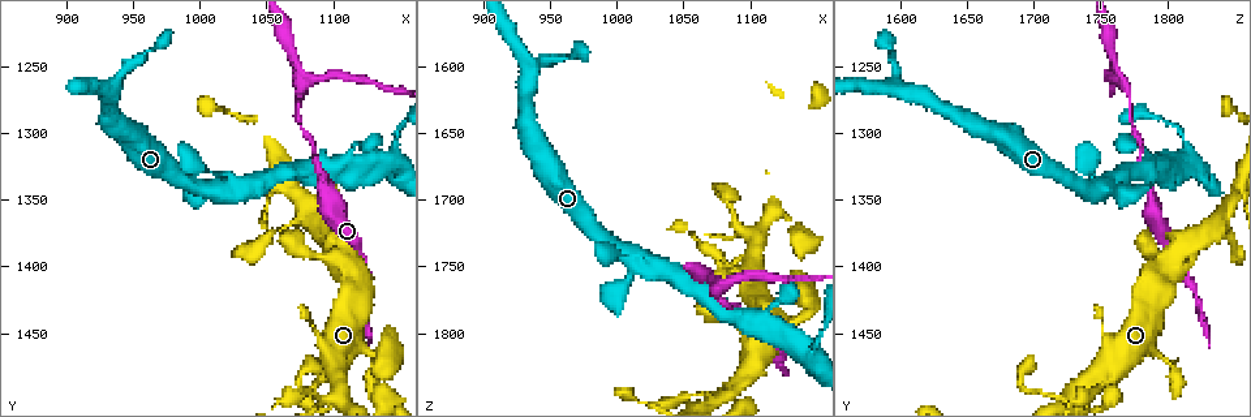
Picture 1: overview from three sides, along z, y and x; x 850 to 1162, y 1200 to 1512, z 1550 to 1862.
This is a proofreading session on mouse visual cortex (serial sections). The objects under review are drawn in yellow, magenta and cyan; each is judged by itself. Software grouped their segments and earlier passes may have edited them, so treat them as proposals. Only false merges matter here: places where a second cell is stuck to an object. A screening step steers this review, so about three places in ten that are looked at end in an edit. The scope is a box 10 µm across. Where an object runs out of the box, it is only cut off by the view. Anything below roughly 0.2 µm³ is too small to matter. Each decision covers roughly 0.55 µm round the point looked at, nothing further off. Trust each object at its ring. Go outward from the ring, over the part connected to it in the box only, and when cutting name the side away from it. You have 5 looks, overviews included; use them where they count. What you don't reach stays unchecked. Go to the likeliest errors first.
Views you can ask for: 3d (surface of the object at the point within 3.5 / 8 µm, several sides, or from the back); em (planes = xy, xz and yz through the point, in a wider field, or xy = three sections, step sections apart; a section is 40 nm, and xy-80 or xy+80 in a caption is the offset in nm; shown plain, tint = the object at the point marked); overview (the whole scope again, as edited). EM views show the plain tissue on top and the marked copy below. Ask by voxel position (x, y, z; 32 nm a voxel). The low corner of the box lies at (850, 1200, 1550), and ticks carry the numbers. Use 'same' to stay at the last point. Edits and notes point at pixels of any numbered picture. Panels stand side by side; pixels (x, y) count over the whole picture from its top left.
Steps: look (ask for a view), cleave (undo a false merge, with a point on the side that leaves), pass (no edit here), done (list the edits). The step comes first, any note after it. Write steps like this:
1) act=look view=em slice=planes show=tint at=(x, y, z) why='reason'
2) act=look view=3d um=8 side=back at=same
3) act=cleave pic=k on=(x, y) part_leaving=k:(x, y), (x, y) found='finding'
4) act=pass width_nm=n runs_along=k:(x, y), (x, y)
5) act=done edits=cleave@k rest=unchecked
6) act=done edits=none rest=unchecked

act=look view=3d um=8 at=(1094, 1346, 1788) why='sudden change in width'

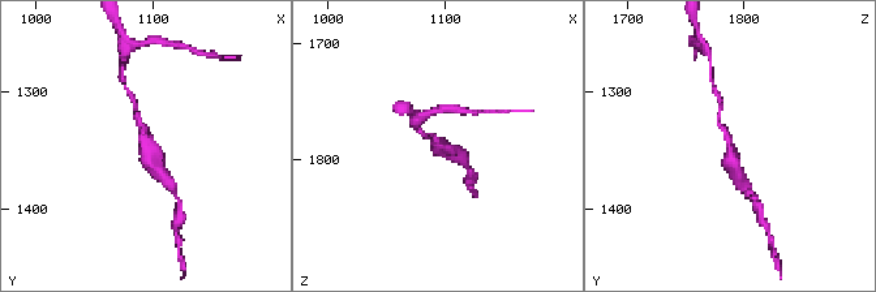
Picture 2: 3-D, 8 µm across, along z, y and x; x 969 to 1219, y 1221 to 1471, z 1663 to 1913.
act=look view=3d um=3.5 at=same

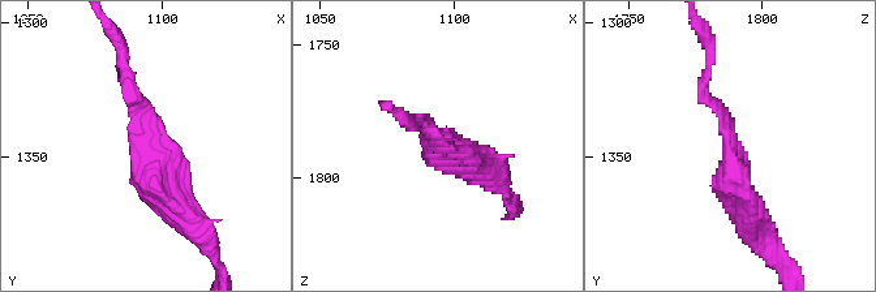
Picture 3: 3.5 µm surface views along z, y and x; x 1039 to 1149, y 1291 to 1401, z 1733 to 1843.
act=look view=em slice=planes show=tint at=(1095, 1346, 1789) arm_widths_nm=150,400 why='now the EM'

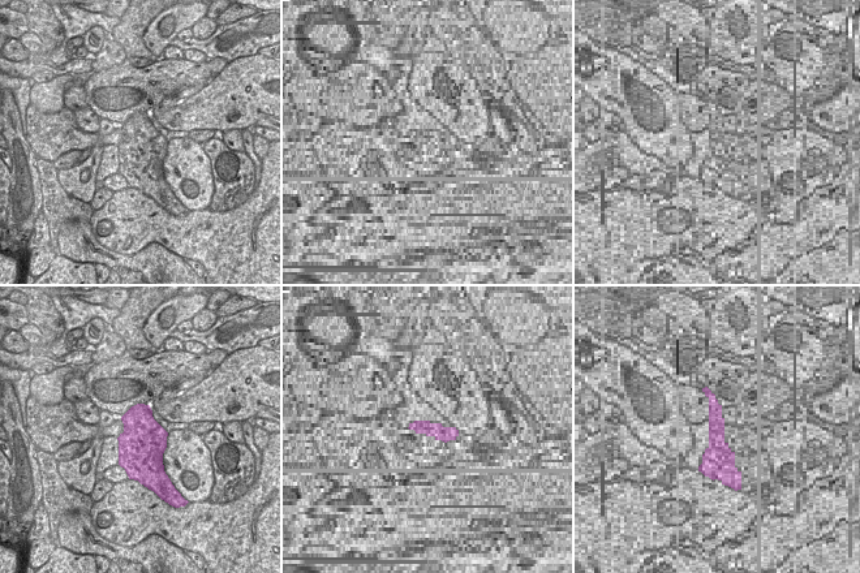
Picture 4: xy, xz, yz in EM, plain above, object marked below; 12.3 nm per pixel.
act=pass runs_along=3:(189, 218), (153, 179), (125, 74) found='one cell here'

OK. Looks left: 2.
act=look view=3d um=3.5 at=(1078, 1268, 1768) why='three arms meet'

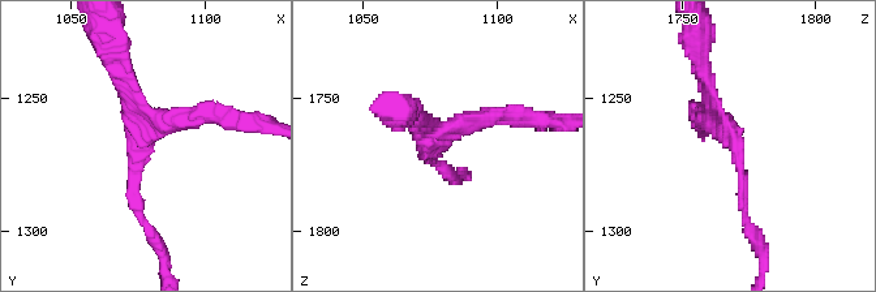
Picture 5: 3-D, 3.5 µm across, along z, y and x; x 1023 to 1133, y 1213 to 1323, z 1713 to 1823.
act=look view=em slice=xy step=1 show=tint at=(1077, 1267, 1770) arms=3 arm_widths_nm=150,150,200 why='shape alone is not enough'

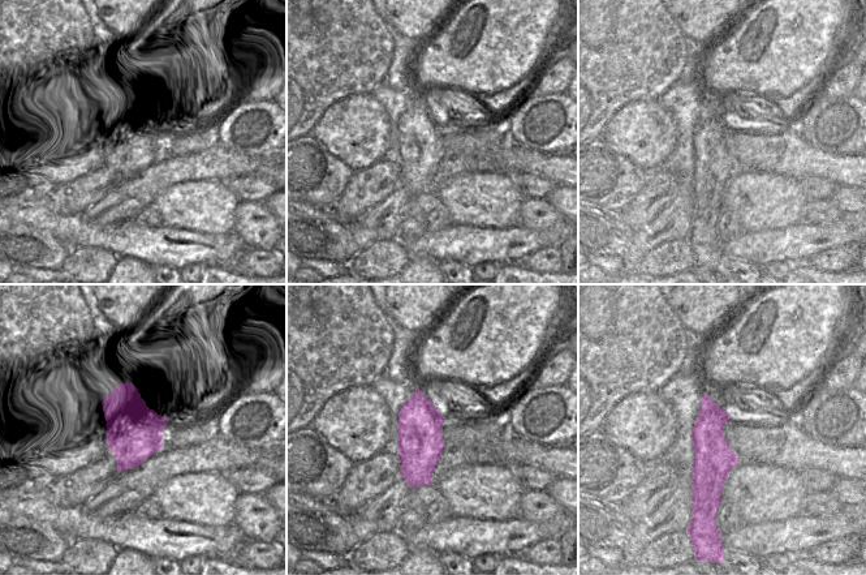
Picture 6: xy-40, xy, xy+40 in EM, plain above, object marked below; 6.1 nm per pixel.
act=pass runs_along=5:(750, 226), (739, 154), (703, 71) found='continuous, no second cell'

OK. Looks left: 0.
act=done edits=none rest=unchecked

